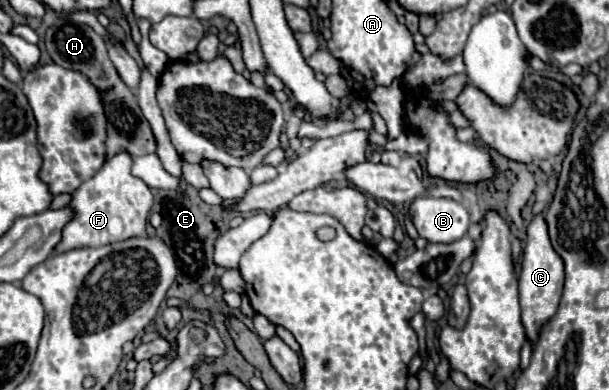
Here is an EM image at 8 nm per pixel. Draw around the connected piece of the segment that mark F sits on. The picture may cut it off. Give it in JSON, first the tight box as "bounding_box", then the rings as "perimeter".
{"bounding_box":[56,152,152,254],"perimeter":[[[120,152],[112,160],[106,160],[98,174],[94,174],[74,192],[70,204],[76,208],[76,220],[66,224],[64,240],[60,242],[60,248],[56,248],[56,254],[76,246],[104,246],[146,234],[152,208],[152,192],[140,178],[130,174],[130,168],[130,154]]]}

